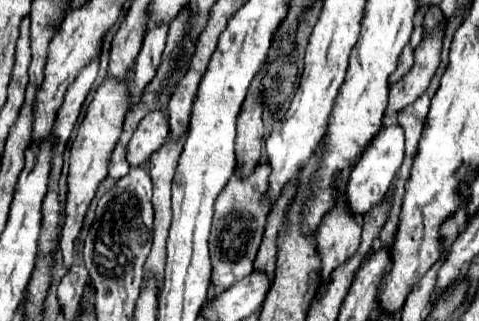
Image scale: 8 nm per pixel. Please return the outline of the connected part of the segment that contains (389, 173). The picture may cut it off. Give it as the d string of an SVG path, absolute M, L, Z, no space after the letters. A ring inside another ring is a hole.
M399 124L385 126L379 132L379 136L375 136L375 140L367 148L367 152L359 158L357 166L353 168L353 172L349 176L347 194L345 194L345 202L353 216L365 216L373 206L377 206L387 196L387 192L401 168L401 162L403 162L403 140L405 140L403 128Z

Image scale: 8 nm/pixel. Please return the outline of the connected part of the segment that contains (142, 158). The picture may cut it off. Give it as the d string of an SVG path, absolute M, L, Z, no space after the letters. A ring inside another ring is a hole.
M157 110L157 112L149 112L149 116L145 116L139 126L135 128L129 146L127 146L127 160L131 166L141 166L149 160L149 156L153 152L157 152L157 148L161 148L167 140L169 128L167 128L167 120L165 116Z

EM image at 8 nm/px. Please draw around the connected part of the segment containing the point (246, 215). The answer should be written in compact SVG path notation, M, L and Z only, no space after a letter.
M261 162L249 176L241 176L239 172L235 172L215 202L213 226L209 236L209 254L213 264L211 282L217 292L231 288L237 280L253 272L253 260L257 256L267 224L265 208L261 208L261 196L265 196L265 188L269 188L267 182L269 182L269 162Z

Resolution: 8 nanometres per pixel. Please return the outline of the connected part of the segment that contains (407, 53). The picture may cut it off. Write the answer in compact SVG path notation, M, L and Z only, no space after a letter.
M407 44L399 56L399 62L397 62L397 68L395 72L389 76L389 84L395 84L397 80L401 80L401 76L413 66L413 48Z

